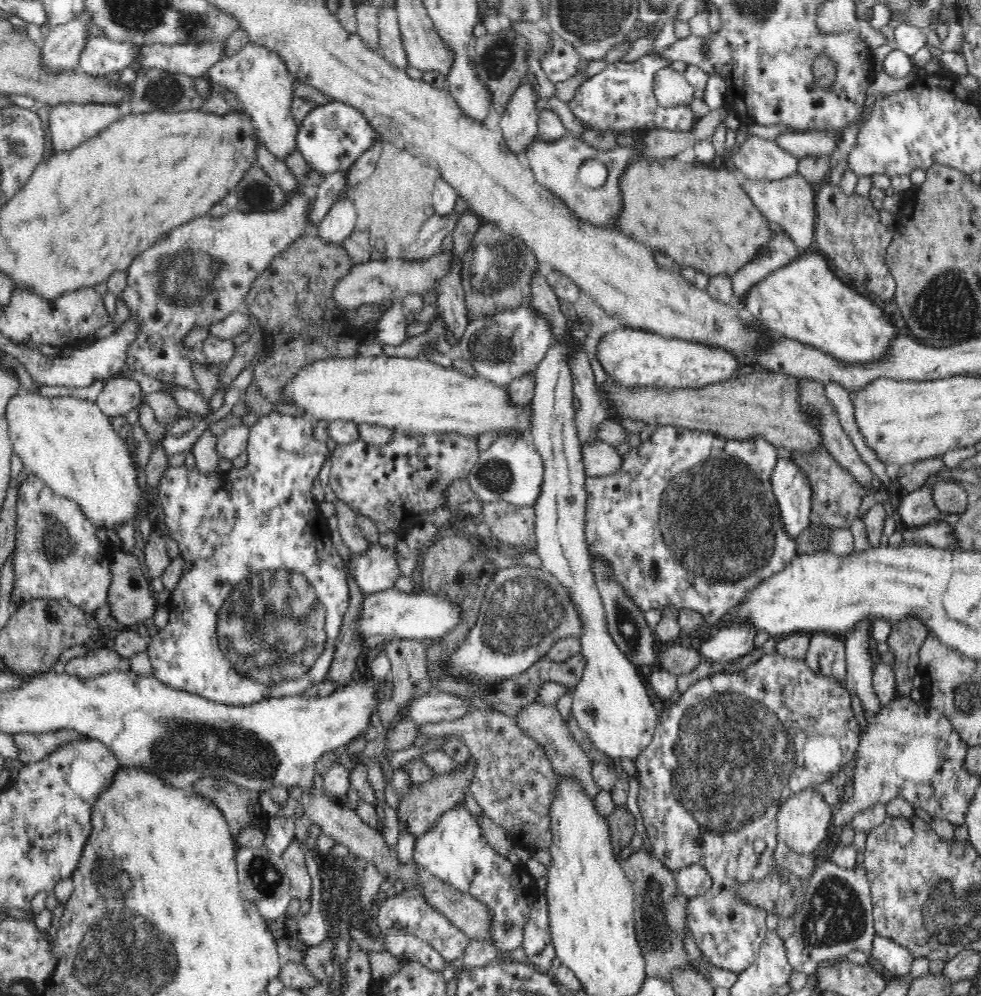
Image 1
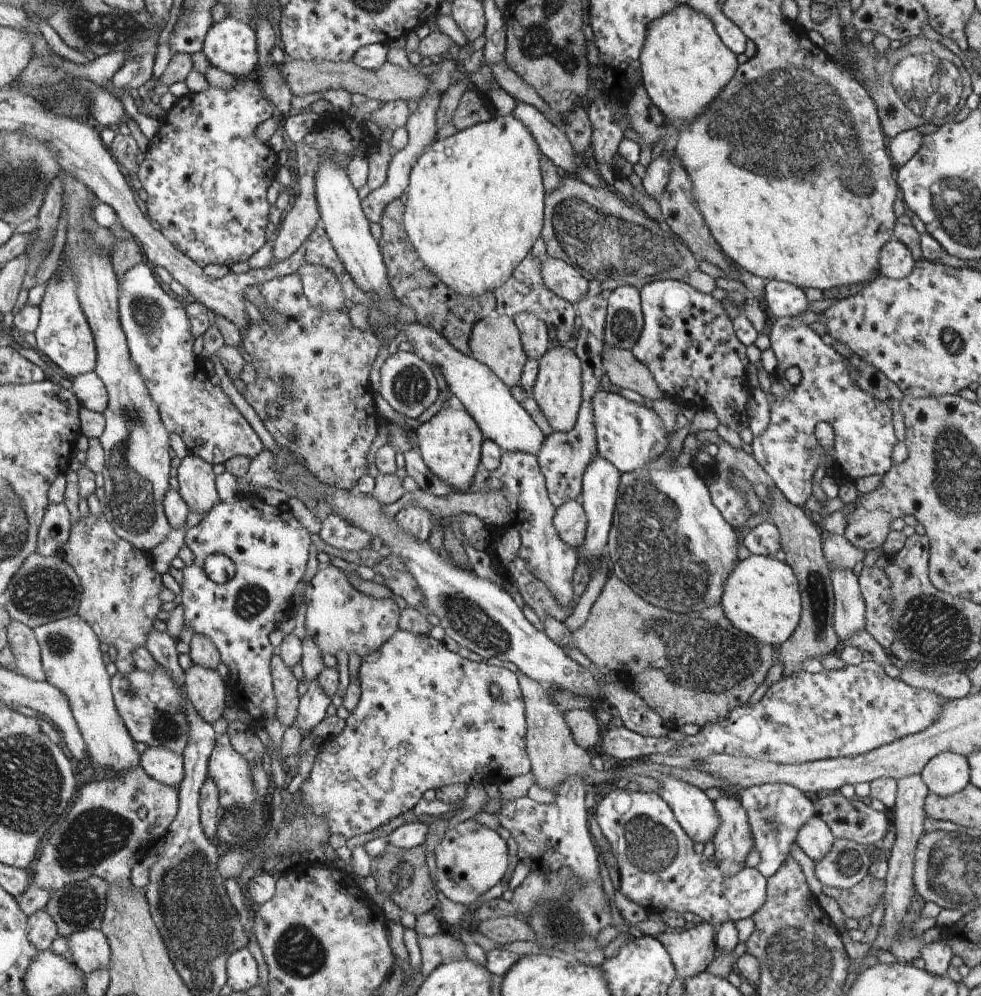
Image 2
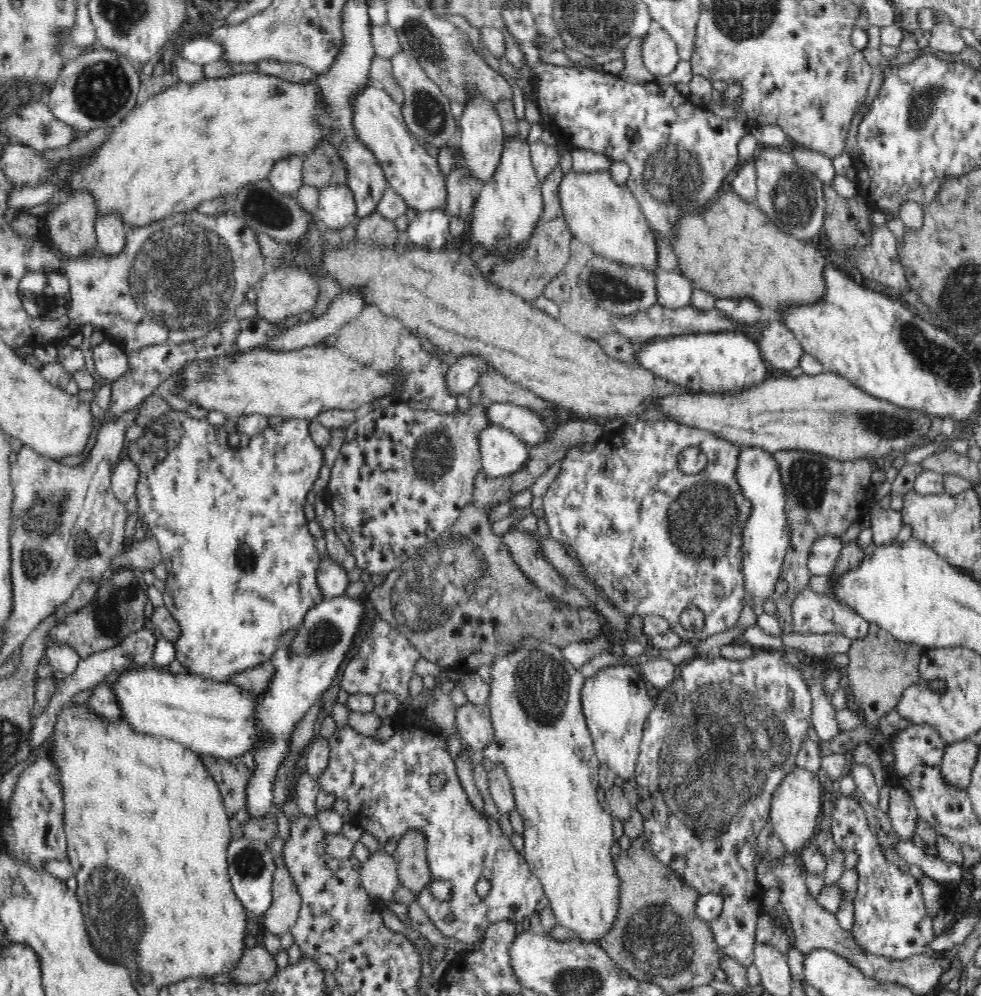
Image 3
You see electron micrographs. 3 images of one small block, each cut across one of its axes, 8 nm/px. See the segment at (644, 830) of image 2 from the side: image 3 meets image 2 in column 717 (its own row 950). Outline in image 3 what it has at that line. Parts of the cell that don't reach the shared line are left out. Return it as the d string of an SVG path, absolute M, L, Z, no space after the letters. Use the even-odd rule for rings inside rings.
M837 794L836 802L833 803L834 812L832 812L832 836L836 846L842 852L858 852L858 886L857 896L854 903L854 923L852 926L851 936L854 937L855 944L864 952L870 955L880 956L883 959L896 961L906 960L912 956L929 951L929 945L933 943L936 934L934 933L933 917L930 916L921 889L918 889L917 878L914 871L901 871L894 863L891 863L884 856L878 837L870 830L866 813L860 806L858 798L844 798Z

